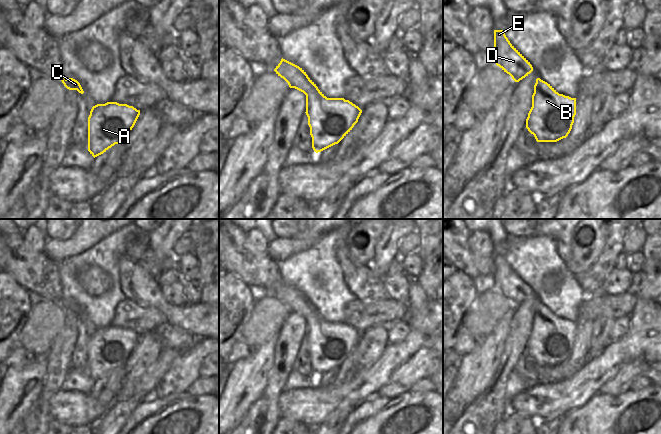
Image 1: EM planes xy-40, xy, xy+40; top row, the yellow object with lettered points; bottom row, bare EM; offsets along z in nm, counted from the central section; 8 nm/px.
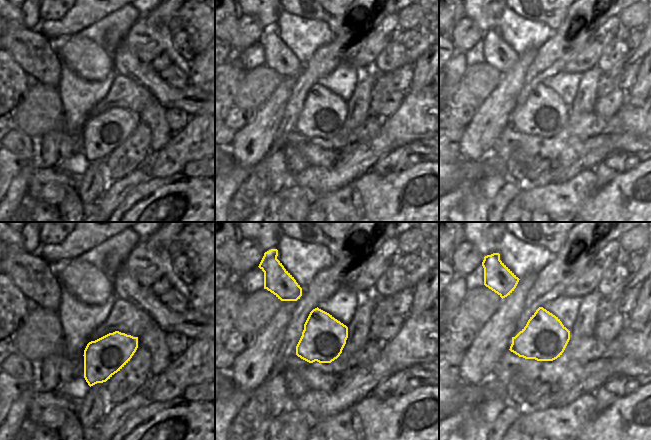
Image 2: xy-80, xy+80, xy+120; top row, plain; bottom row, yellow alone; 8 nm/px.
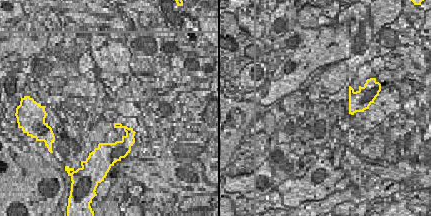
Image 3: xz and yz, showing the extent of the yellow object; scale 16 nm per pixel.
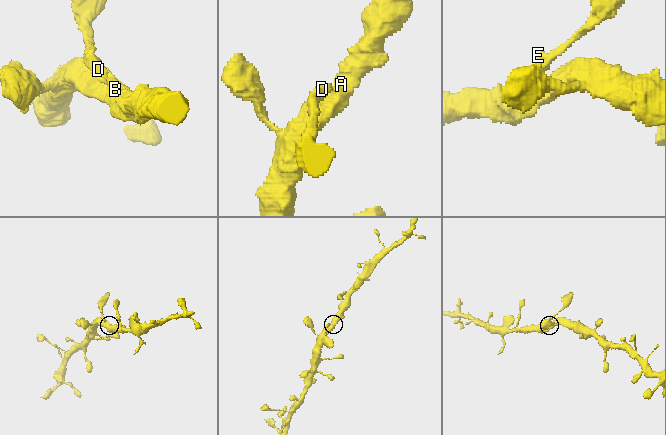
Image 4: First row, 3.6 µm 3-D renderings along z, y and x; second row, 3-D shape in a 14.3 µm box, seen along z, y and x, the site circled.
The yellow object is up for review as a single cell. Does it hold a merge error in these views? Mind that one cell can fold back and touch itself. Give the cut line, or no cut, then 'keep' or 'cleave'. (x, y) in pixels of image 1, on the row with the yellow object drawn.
no cut; keep

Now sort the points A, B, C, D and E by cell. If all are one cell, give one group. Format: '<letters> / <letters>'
A B C D E

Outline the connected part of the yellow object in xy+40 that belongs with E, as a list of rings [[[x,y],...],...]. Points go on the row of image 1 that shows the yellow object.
[[[494,30],[494,59],[496,65],[519,82],[532,71],[530,62],[510,43],[504,30]]]

